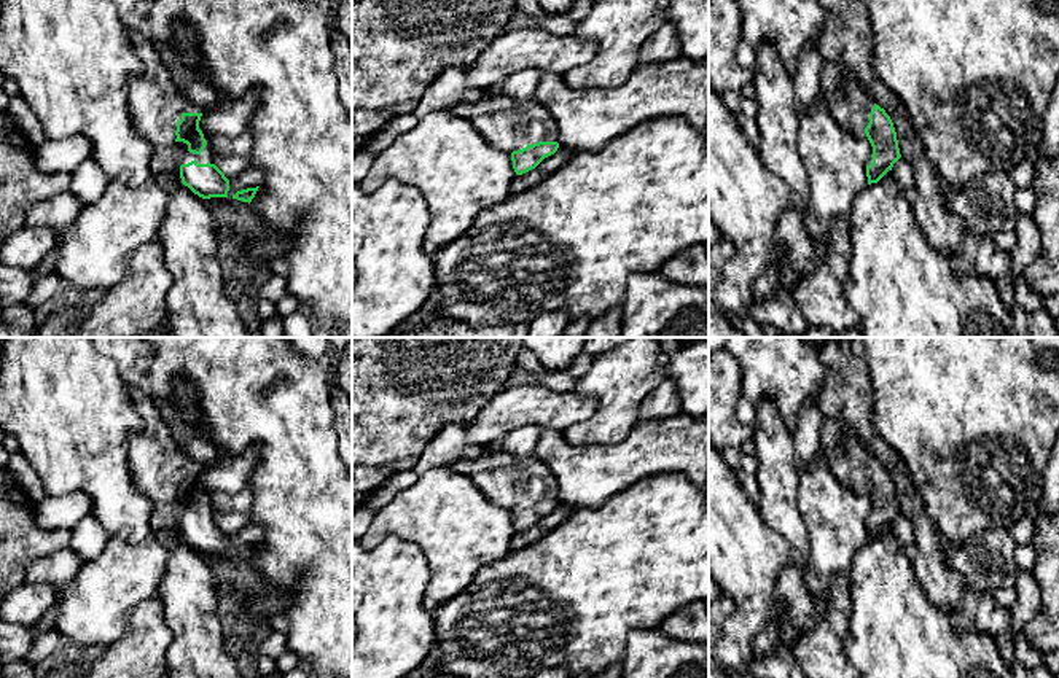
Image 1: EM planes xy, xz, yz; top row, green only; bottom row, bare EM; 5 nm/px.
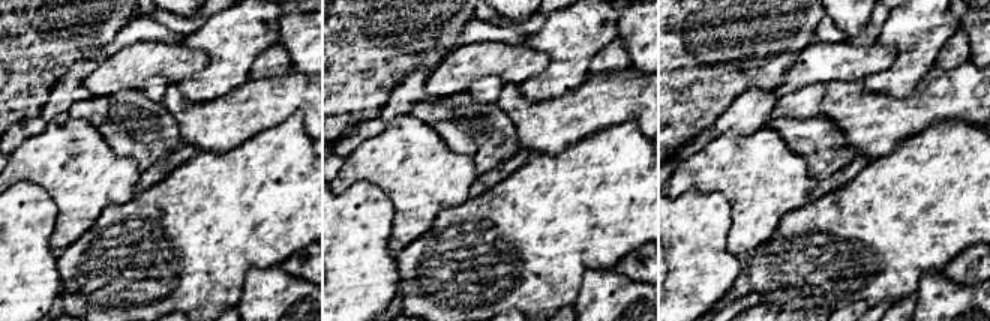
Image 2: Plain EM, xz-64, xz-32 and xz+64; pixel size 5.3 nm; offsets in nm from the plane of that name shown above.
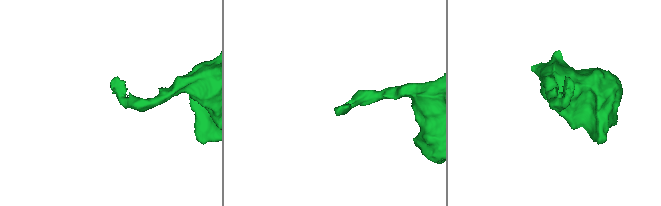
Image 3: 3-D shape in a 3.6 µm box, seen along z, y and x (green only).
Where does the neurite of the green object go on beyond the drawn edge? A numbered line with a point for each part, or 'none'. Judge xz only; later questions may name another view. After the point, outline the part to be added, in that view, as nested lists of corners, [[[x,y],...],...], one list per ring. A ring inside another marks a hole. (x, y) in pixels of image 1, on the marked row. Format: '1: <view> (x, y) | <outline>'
1: xz (508, 124) | [[[483,91],[476,102],[459,100],[452,113],[468,119],[489,145],[510,154],[538,142],[557,142],[554,119],[533,99],[514,100]]]

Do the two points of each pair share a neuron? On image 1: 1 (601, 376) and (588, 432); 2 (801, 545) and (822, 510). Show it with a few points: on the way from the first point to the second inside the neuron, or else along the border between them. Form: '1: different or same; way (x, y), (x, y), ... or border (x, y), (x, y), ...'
1: same; way (604, 390), (602, 417)
2: different; border (798, 497), (809, 546), (804, 570)

